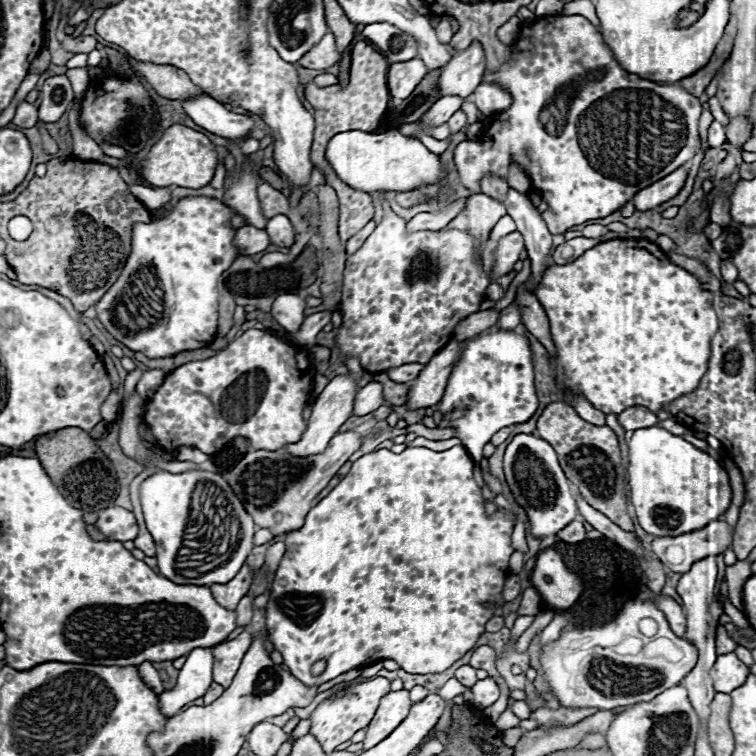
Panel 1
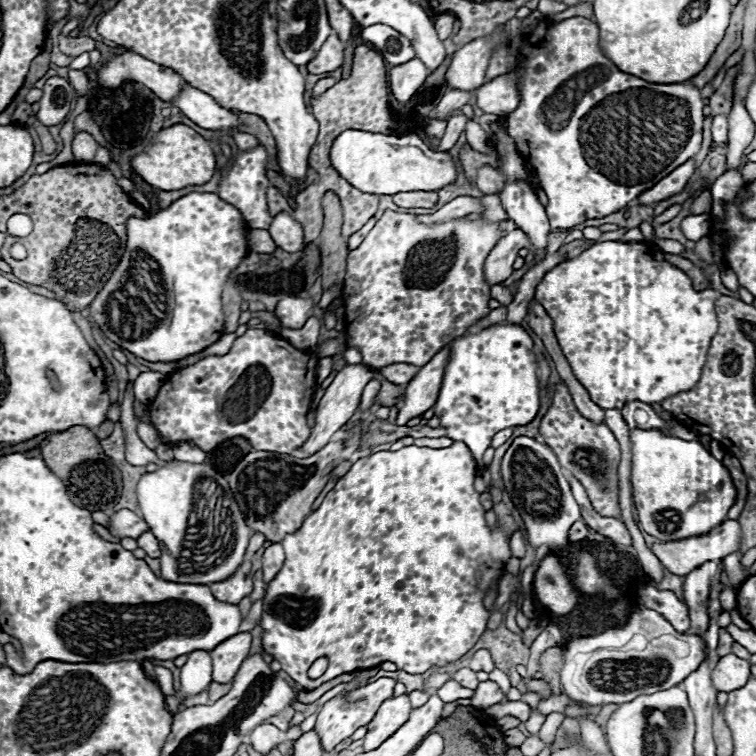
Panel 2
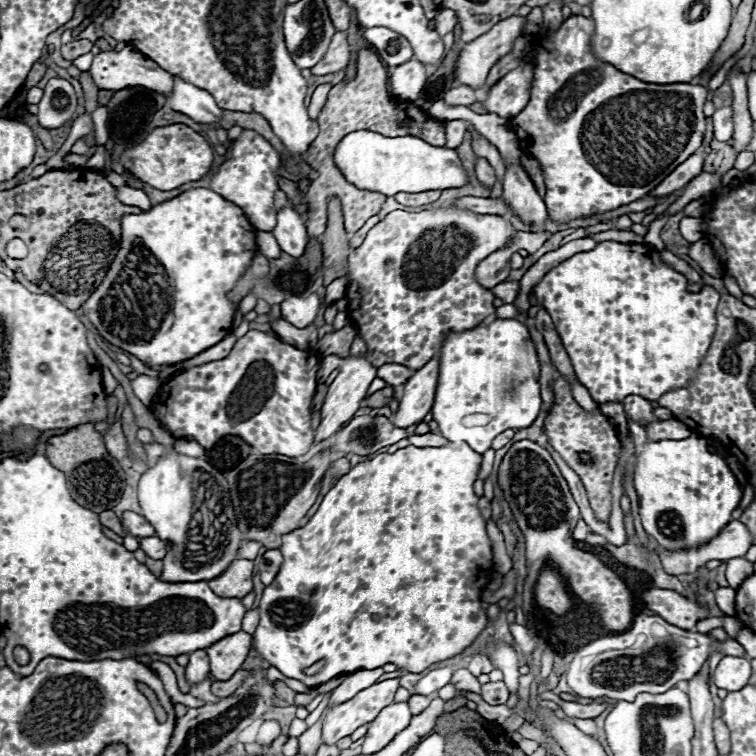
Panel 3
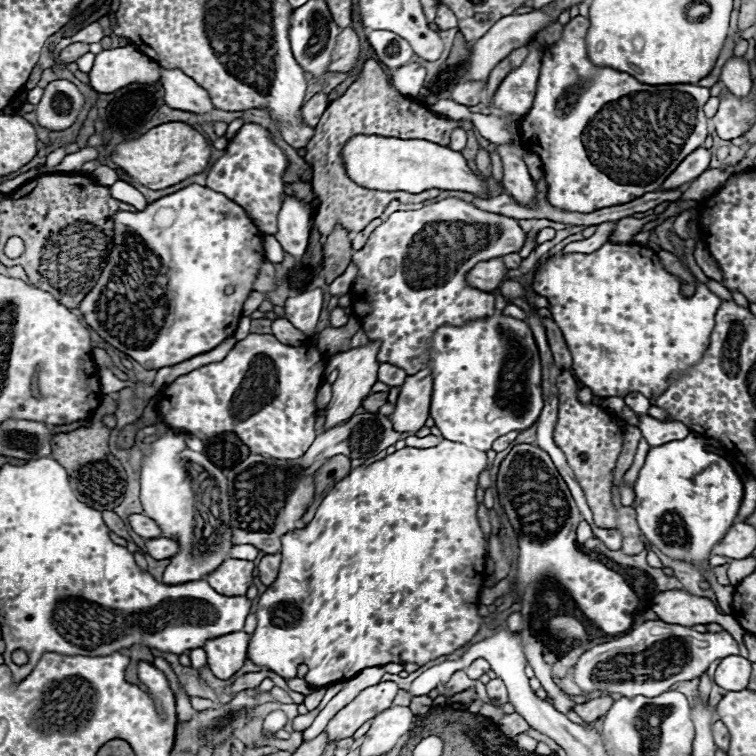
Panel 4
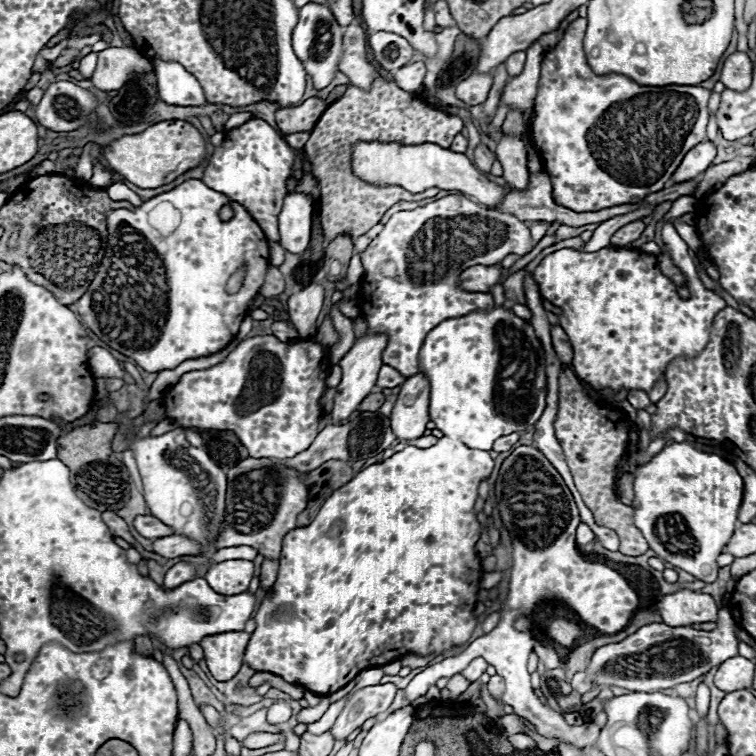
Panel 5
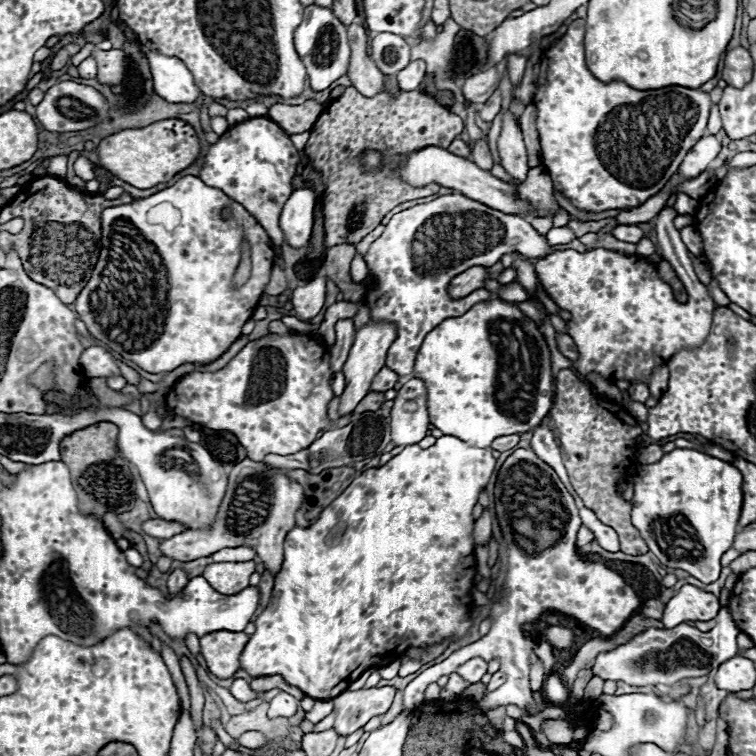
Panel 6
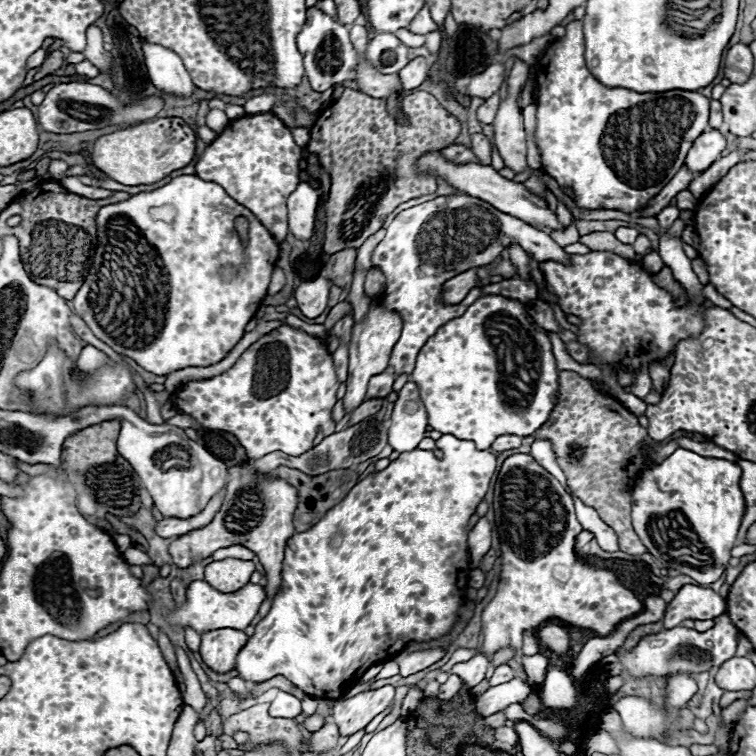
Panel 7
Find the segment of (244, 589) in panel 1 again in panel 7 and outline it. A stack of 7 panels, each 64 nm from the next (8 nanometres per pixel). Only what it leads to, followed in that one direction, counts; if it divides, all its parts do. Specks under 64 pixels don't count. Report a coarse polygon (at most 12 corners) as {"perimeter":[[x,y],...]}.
{"perimeter":[[224,558],[206,566],[206,582],[236,592],[250,582],[252,560]]}

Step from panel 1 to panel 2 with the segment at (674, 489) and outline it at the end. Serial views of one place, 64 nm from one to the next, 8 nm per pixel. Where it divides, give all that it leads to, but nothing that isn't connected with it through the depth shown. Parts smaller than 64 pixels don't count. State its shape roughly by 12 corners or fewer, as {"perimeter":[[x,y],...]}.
{"perimeter":[[632,428],[632,492],[660,542],[704,536],[738,492],[700,440]]}

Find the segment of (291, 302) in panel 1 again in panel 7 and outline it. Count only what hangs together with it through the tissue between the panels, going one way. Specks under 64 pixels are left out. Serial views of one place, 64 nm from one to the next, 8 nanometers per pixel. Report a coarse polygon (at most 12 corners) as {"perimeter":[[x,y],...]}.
{"perimeter":[[314,278],[296,288],[294,296],[306,318],[326,310],[332,282]]}

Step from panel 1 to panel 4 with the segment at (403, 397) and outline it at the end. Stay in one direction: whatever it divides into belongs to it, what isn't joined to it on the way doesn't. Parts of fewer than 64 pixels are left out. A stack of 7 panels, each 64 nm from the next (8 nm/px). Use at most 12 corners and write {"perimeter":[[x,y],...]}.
{"perimeter":[[376,392],[362,402],[368,412],[378,412],[388,394]]}

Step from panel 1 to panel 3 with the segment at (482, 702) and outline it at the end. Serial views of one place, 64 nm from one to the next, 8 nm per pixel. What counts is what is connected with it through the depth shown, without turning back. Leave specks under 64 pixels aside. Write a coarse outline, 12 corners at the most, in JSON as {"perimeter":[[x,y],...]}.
{"perimeter":[[504,682],[482,686],[482,698],[492,706],[506,704]]}

